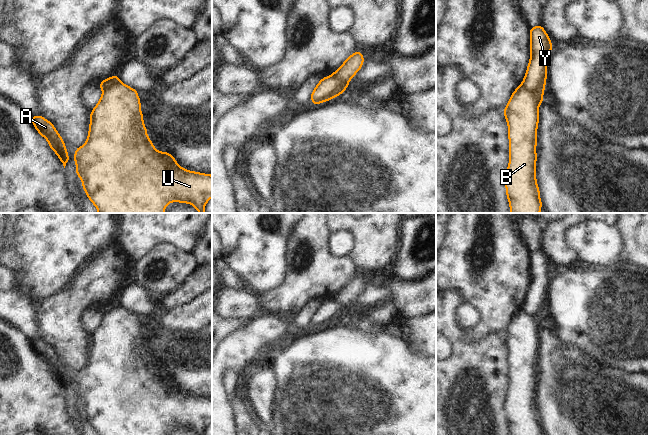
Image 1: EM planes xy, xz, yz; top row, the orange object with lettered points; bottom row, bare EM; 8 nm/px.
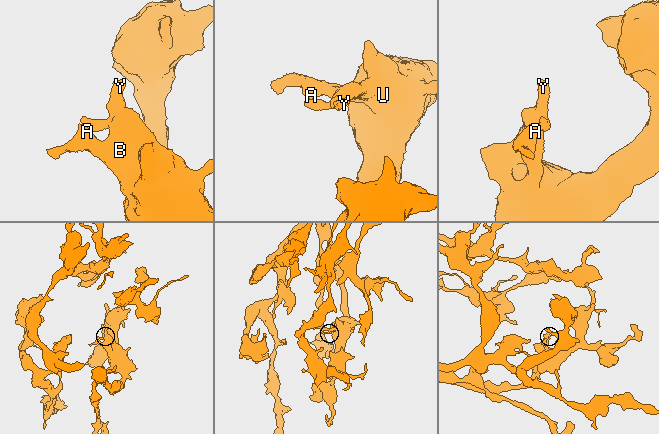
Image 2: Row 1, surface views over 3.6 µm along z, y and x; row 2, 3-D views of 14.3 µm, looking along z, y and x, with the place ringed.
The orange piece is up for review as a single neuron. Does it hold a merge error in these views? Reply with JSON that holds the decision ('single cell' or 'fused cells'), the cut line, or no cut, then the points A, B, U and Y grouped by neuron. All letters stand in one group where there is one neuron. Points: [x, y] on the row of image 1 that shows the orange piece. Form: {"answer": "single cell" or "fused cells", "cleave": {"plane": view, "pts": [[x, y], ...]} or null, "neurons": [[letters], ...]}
{"answer": "fused cells", "cleave": {"plane": "yz", "pts": [[521, 84], [533, 92], [538, 97], [540, 103]]}, "neurons": [["A", "B", "U"], ["Y"]]}

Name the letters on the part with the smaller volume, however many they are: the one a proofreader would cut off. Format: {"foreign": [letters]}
{"foreign": ["Y"]}

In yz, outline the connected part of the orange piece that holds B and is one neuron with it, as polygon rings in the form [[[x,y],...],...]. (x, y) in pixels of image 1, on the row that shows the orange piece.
[[[521,84],[503,111],[510,142],[505,180],[510,213],[540,213],[542,207],[536,182],[539,105],[538,95]]]

